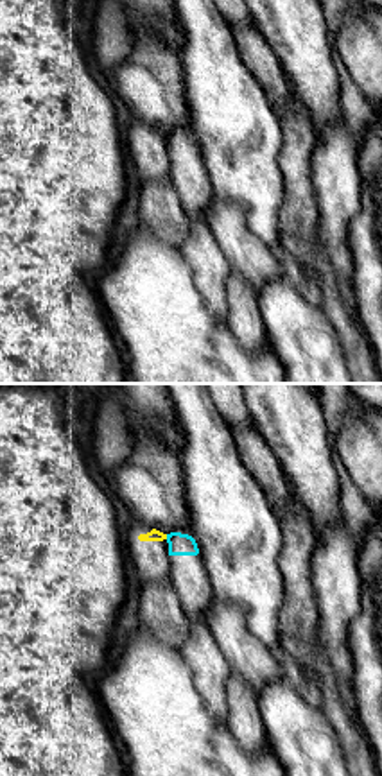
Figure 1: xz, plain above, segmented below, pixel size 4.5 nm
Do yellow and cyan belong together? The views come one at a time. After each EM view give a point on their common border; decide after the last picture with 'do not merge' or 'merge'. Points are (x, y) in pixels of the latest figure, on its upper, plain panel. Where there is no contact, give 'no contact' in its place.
meets yellow at (165, 135)

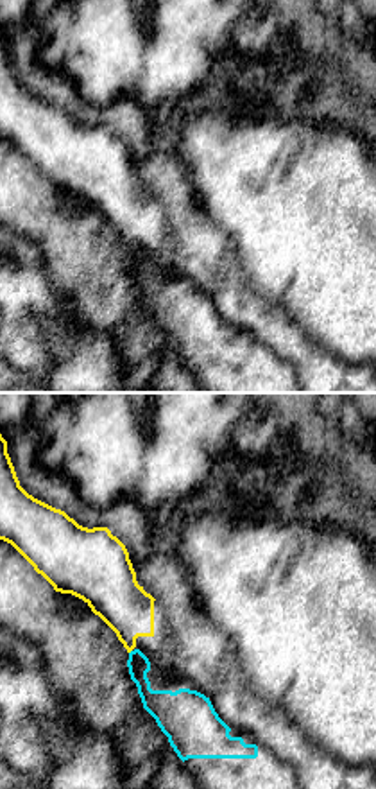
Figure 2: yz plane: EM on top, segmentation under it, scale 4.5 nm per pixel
no contact

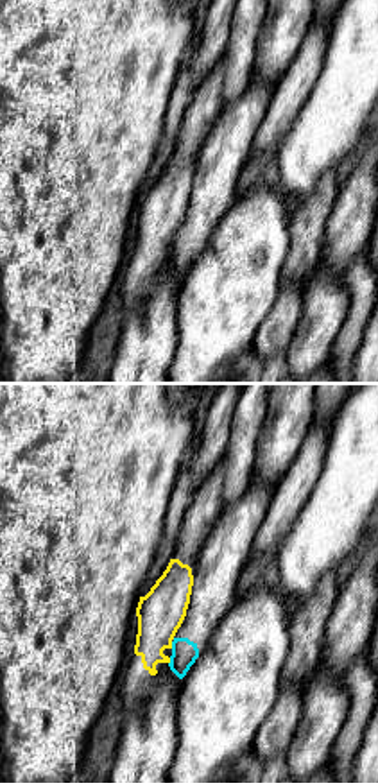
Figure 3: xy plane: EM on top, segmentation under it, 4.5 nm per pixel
meets yellow at (171, 244)

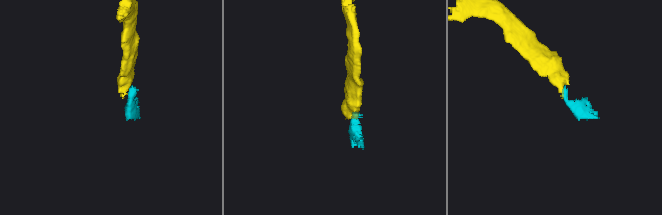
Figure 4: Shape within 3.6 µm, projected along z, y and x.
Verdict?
do not merge

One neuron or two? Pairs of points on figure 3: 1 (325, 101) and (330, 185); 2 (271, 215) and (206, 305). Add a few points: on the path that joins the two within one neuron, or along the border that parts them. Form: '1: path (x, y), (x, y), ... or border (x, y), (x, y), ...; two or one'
1: border (334, 169), (300, 199); two
2: path (253, 237), (239, 273), (228, 283); one

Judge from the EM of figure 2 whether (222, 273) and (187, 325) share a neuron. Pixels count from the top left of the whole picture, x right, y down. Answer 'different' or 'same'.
different

